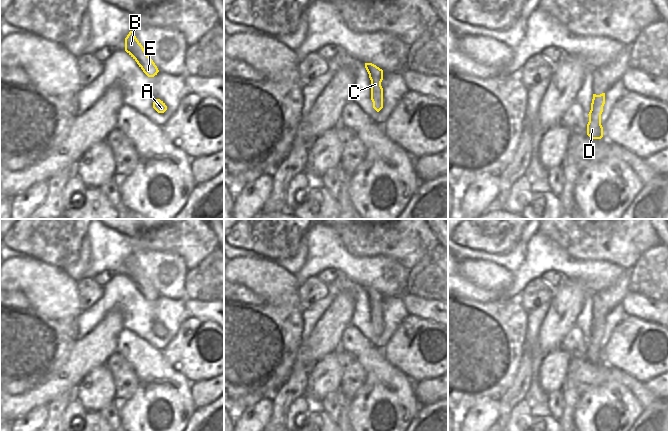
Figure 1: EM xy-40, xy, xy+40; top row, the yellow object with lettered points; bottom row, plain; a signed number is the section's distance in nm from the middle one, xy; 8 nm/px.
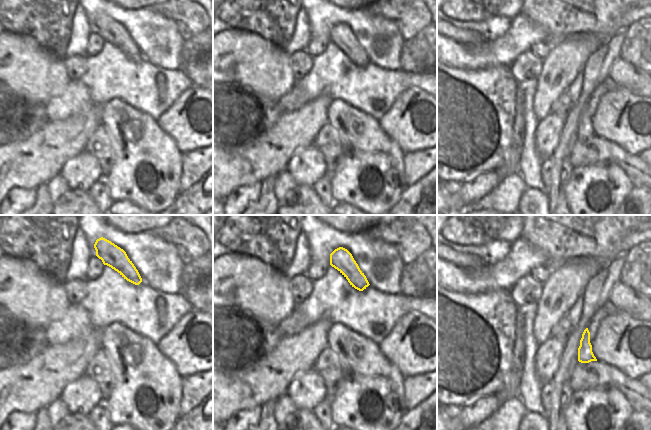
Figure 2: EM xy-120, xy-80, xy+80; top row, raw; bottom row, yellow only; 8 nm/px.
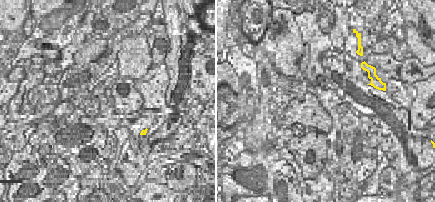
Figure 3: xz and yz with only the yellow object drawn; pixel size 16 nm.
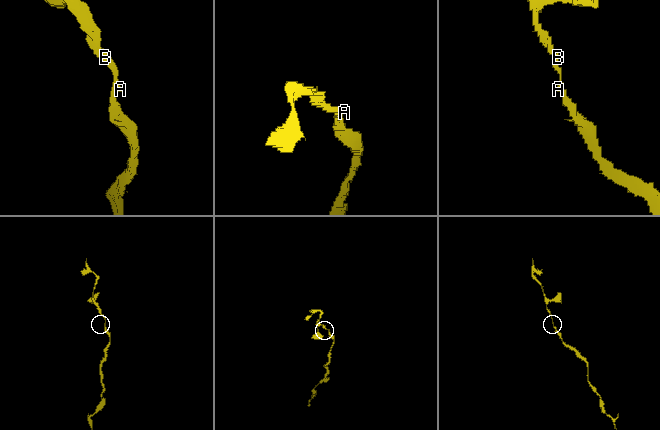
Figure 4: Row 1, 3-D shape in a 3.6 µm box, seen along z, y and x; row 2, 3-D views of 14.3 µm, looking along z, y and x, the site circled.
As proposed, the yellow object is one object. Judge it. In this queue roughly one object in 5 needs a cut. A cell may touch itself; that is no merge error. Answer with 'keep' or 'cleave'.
keep

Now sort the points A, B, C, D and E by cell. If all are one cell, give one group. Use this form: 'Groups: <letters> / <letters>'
Groups: A B C D E

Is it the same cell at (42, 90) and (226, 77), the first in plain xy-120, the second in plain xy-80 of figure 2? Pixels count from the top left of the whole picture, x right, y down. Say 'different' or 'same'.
different

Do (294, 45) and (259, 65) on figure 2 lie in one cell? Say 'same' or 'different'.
different

